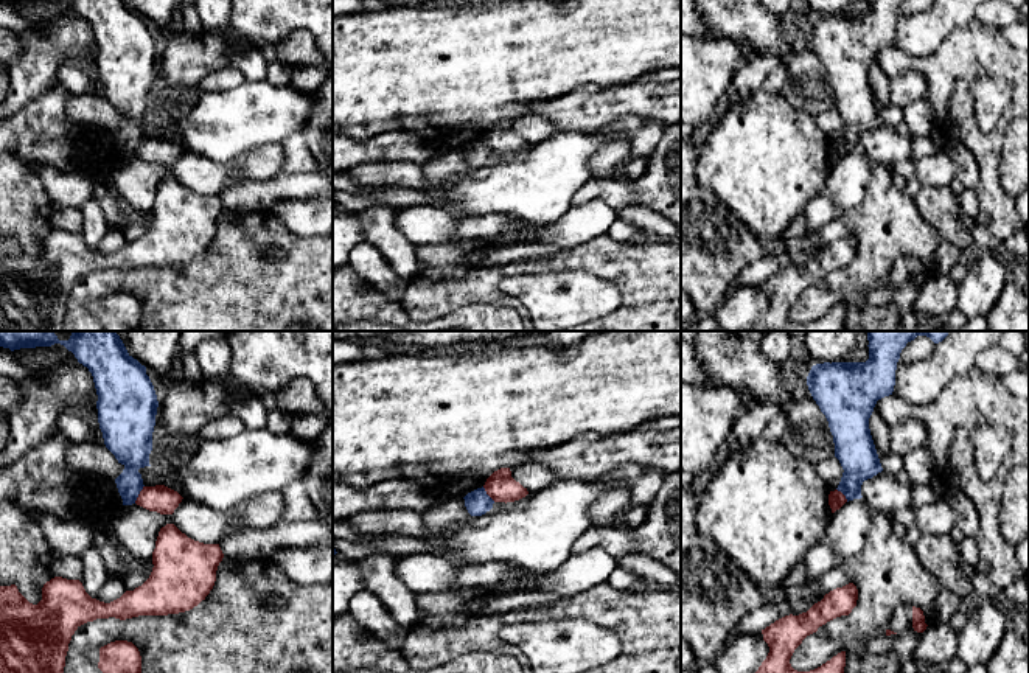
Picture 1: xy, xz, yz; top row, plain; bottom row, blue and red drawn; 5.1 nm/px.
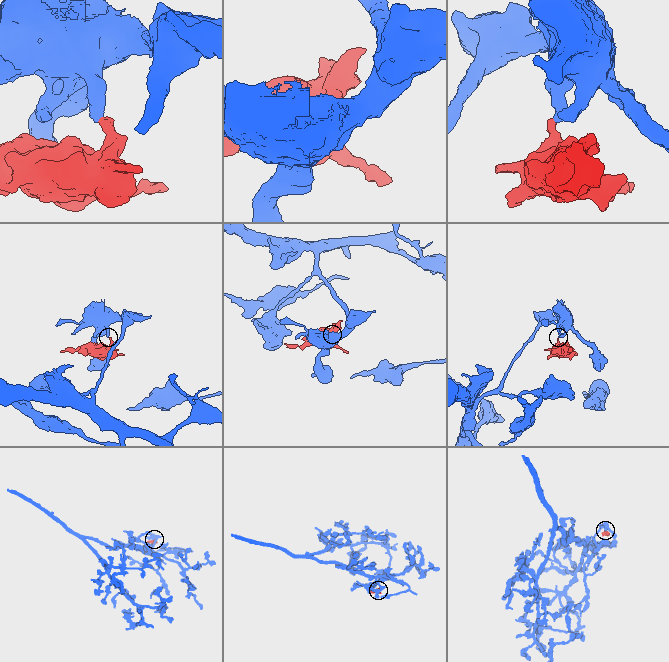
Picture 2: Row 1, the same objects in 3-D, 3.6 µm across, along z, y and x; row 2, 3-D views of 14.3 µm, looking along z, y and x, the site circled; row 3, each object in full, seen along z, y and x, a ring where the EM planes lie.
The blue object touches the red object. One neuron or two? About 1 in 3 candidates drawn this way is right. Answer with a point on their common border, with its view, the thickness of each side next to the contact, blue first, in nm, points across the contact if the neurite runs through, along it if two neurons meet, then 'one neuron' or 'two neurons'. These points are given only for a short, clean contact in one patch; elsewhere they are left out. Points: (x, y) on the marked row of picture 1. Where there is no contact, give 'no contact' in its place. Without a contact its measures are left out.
meets blue in xy at (139, 493); 200 nm thick on the blue side, 140 nm on the other; border along xy (143, 485), (134, 502); two neurons

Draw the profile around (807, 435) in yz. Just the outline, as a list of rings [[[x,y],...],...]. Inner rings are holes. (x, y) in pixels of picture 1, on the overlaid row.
[[[807,384],[787,401],[787,429],[780,441],[794,457],[808,460],[814,466],[835,455],[828,421]]]

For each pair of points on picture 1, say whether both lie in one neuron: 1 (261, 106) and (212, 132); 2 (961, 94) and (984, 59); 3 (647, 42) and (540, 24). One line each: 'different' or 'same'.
1: same
2: same
3: same

